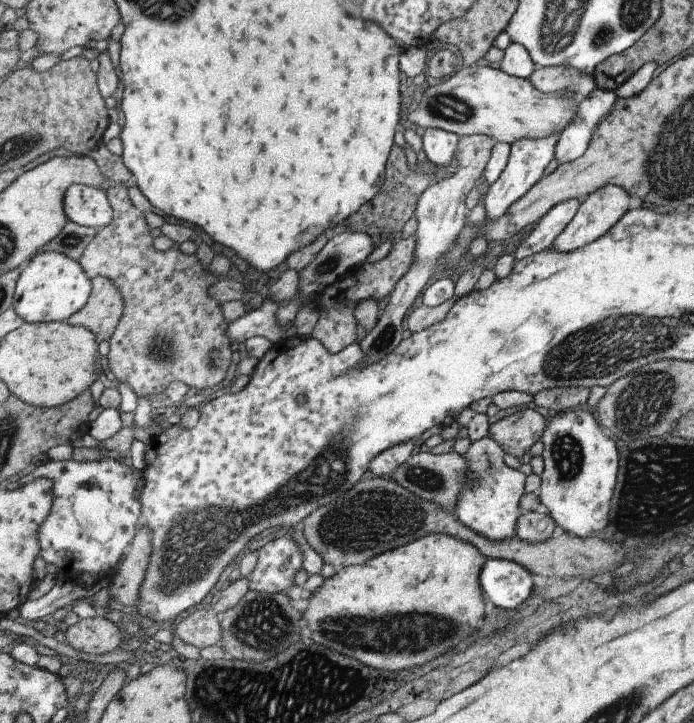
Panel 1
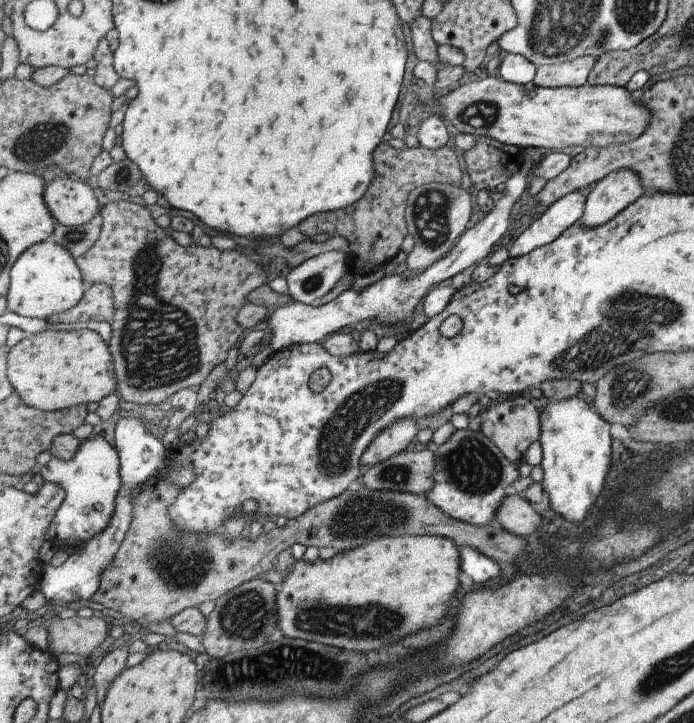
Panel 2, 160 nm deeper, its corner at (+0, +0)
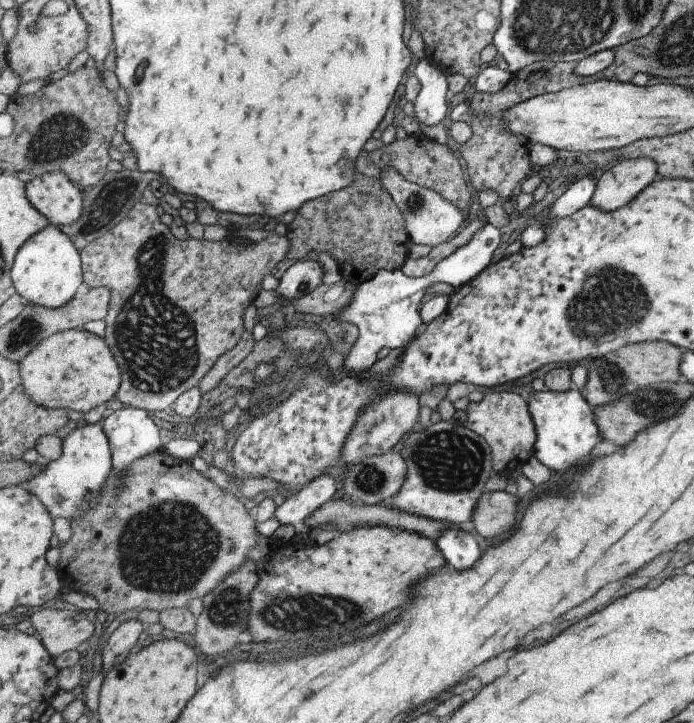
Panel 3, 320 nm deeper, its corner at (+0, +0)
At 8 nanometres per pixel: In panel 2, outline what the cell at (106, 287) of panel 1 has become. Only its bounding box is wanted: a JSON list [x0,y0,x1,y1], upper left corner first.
[45,283,115,324]

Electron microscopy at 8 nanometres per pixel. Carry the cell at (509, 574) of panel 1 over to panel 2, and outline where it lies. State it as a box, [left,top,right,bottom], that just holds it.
[459,545,501,584]

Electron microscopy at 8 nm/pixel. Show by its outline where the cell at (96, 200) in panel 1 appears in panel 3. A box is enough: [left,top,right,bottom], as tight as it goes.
[26,171,85,227]

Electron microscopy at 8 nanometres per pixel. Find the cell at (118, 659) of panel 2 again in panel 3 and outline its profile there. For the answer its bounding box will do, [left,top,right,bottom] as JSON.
[102,619,146,676]

